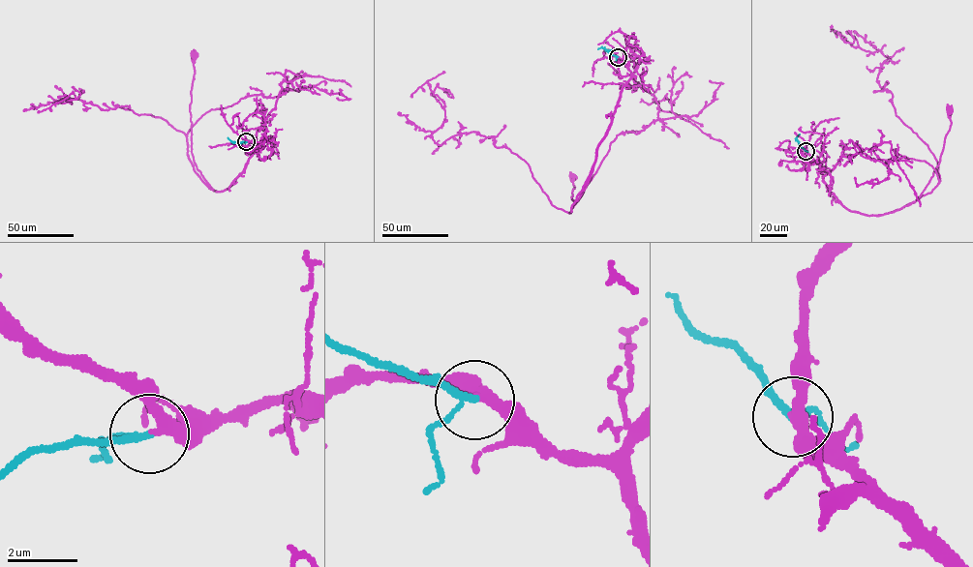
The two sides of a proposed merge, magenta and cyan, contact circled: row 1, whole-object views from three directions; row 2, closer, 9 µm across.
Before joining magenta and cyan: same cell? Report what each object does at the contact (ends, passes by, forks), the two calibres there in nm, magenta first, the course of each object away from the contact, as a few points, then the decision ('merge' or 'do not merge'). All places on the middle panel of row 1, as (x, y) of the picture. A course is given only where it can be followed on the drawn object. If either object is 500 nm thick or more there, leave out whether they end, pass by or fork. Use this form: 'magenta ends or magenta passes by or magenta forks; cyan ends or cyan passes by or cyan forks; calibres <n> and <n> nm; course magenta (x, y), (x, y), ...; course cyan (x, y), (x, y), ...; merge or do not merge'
magenta passes by; cyan passes by; calibres 320 and 150 nm; course magenta (618, 57), (631, 73), (630, 79), (623, 87), (587, 184), (574, 202), (574, 177); course cyan (618, 57), (604, 48), (597, 49); merge

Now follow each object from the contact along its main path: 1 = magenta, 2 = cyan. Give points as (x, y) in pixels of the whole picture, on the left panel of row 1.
1: (246, 141), (258, 142), (258, 151), (233, 184), (214, 190), (197, 169), (192, 151), (190, 106), (195, 54)
2: (246, 141), (233, 142), (228, 137)

